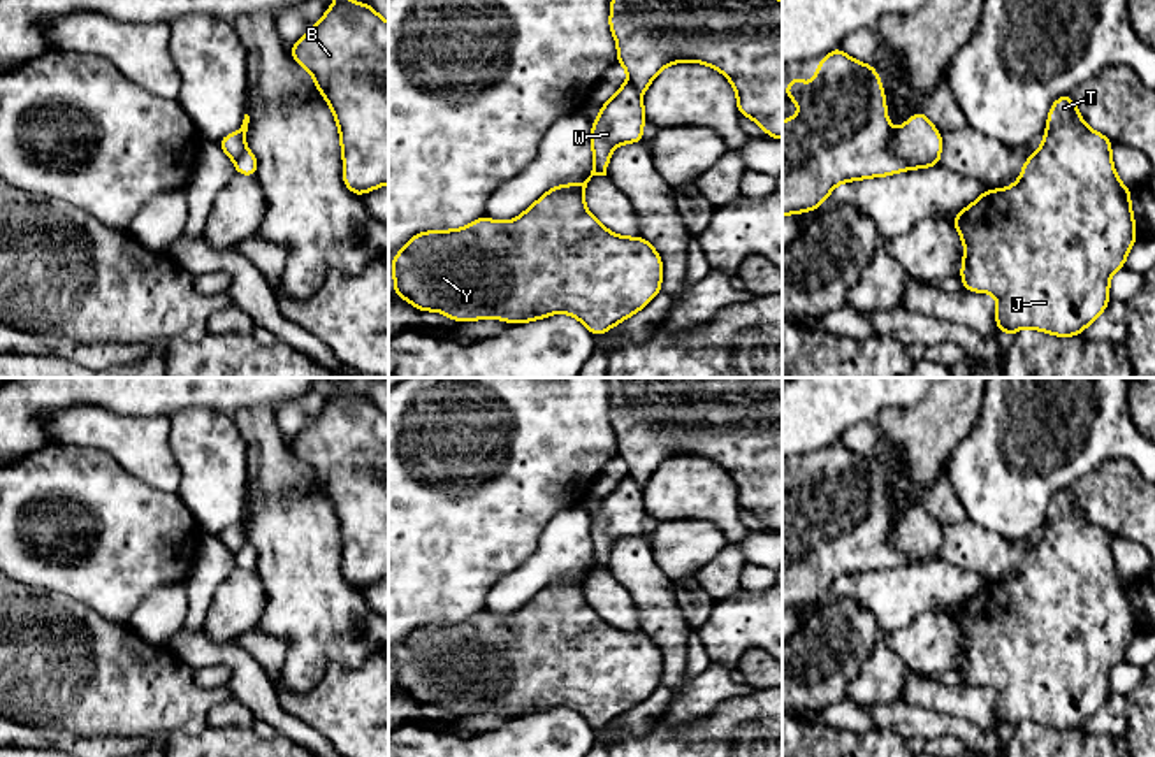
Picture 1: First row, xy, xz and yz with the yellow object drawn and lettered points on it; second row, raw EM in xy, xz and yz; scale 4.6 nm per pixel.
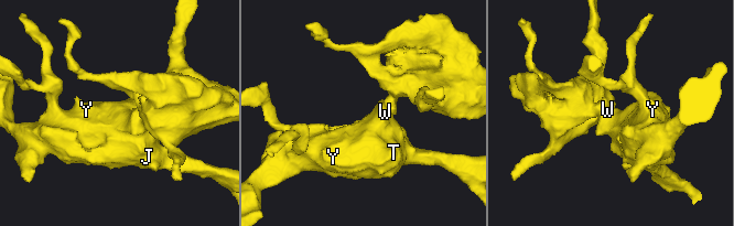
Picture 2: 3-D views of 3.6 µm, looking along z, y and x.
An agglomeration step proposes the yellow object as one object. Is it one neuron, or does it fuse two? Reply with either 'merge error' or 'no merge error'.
merge error

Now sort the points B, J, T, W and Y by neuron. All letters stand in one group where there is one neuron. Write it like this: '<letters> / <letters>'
B / J T W Y

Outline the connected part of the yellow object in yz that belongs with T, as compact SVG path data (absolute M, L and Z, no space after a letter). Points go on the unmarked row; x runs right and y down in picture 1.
M1069 488L1053 495L1044 527L1041 541L1027 552L1013 580L984 583L951 613L965 641L960 666L965 685L984 685L997 692L995 718L1009 731L1025 720L1057 731L1081 727L1108 701L1109 673L1125 660L1137 634L1130 581L1120 576L1111 553L1113 536L1086 520Z

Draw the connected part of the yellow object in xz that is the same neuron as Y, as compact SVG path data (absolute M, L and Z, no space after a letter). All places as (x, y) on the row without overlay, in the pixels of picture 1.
M629 476L601 499L591 522L592 564L584 576L550 581L531 601L512 615L494 615L482 609L455 624L431 624L415 627L394 648L394 687L418 704L443 706L454 715L498 711L513 718L541 713L556 706L580 713L592 729L601 729L622 713L643 703L659 685L663 653L650 636L640 631L624 631L605 622L585 601L584 588L592 569L607 569L610 548L619 537L642 536L645 501L642 487Z

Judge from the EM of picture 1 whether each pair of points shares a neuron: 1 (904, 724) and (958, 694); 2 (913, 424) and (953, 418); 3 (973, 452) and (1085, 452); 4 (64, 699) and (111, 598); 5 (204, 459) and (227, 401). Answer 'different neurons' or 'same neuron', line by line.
1: different neurons
2: same neuron
3: same neuron
4: different neurons
5: different neurons

